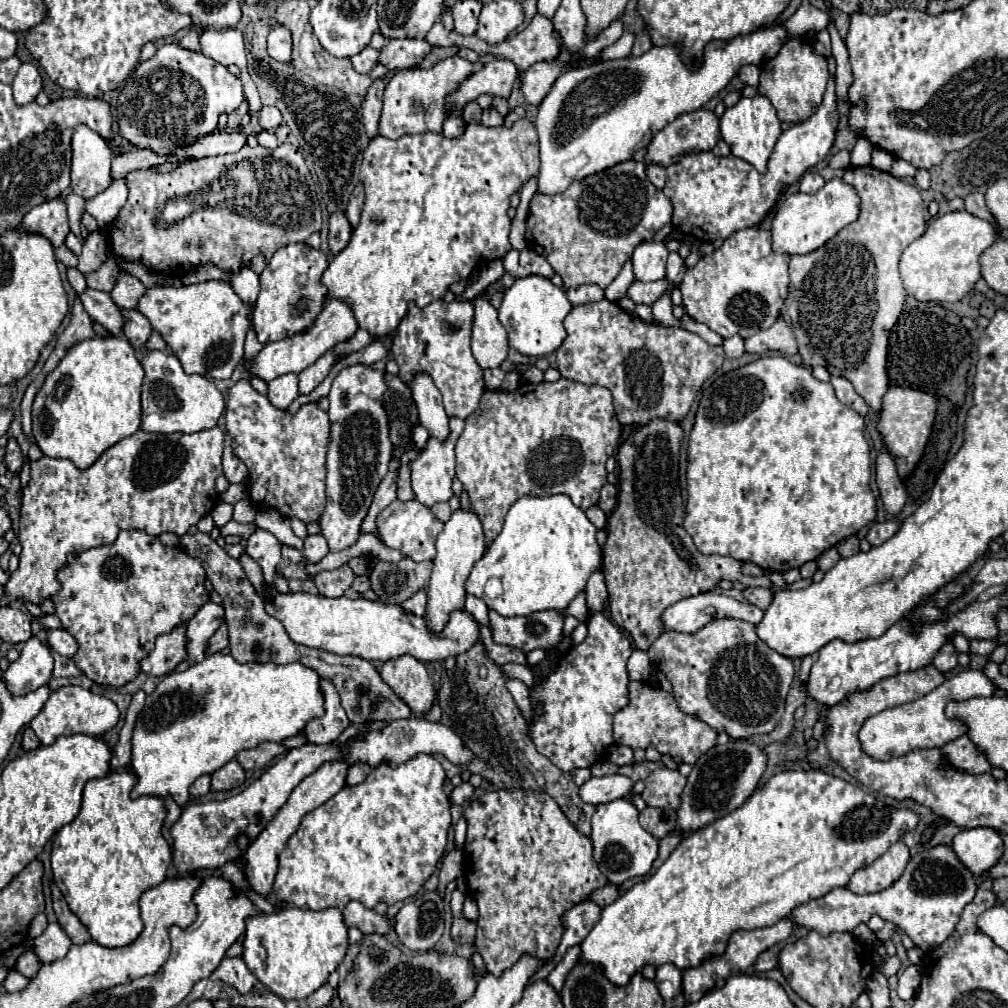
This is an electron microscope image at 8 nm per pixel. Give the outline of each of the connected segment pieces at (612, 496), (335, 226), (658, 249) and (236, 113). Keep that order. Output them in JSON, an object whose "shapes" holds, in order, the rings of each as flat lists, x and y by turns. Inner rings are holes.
{"shapes":[[[606,483,602,489,600,489,600,501,598,501,598,507,608,515,612,509,614,509,614,505,616,505,616,487,614,485,610,485,610,483]],[[334,213,328,221,328,245,334,255,338,255,350,241,352,227,348,225,348,219,344,213]],[[656,241,640,243,632,255,636,279,644,281,644,283,664,279,666,257,668,257,668,249,664,243,656,243]],[[242,101,242,105,228,115,228,129,238,129,240,119,242,119,246,113,248,113,248,101]]]}

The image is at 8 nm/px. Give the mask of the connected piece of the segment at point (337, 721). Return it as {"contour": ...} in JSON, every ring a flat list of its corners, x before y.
{"contour":[[320,681,322,689,324,689,324,717,318,717,318,719,312,719,306,729,304,729,304,735,308,737,310,743,316,743,316,745,324,745,324,743,332,743,338,739,338,735,350,725,342,705,340,705,340,697,336,693,336,687,330,683,330,681]]}

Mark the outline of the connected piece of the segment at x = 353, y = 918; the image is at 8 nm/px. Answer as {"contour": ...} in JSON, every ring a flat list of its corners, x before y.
{"contour":[[350,901,344,909,342,909,342,917,346,927,356,927,360,929,364,935,366,933,388,933,390,923,378,915,374,909,366,909,360,901]]}

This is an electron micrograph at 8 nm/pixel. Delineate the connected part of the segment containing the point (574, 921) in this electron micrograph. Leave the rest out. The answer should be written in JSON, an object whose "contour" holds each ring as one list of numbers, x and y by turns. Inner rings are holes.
{"contour":[[582,901,582,903,574,905,574,907,570,907,570,909,562,915,564,935,562,935,562,941,560,941,560,945,558,945,558,949,556,949,556,955,554,955,554,959,552,959,544,969,540,969,540,971,530,979,530,983,538,981,538,979,544,979,544,977,554,969,554,965,560,963,560,959,562,959,562,955,566,953,568,947,578,945,578,943,584,941,584,937,590,933,590,929,600,921,600,911,602,911,600,905,596,905,594,901]]}

